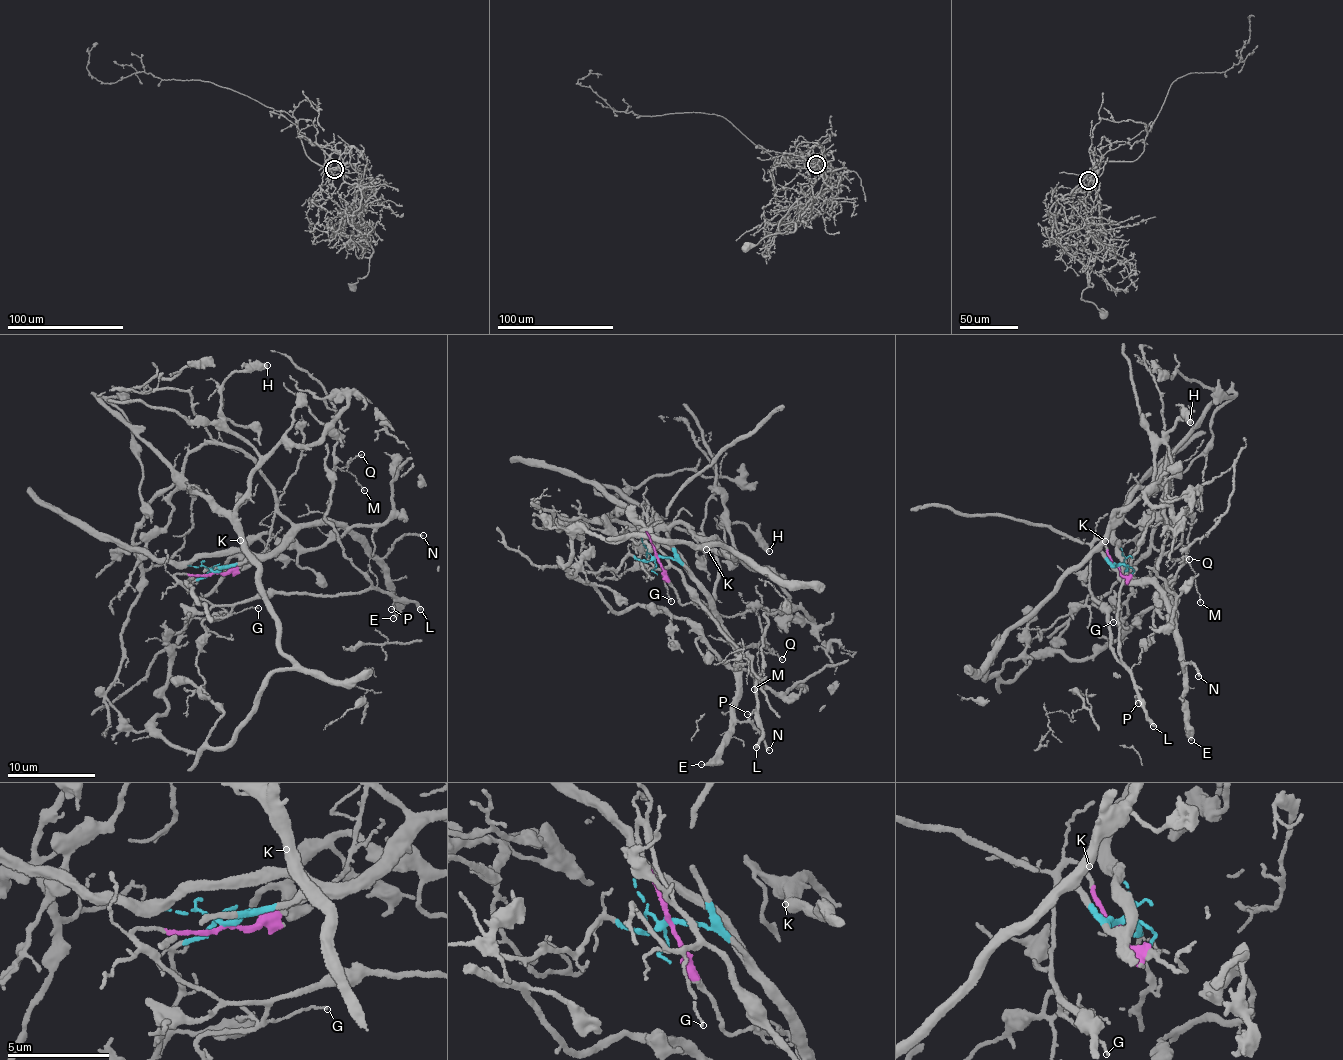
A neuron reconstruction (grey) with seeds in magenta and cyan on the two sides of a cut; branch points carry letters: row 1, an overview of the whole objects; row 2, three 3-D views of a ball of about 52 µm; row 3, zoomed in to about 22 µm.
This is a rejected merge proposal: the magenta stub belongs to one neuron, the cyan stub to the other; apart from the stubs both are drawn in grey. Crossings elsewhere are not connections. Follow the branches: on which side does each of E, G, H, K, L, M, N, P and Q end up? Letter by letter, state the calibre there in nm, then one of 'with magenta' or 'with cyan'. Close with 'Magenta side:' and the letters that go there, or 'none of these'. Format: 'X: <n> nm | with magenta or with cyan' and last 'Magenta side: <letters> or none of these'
E: 200 nm | with cyan
G: 100 nm | with magenta
H: 440 nm | with magenta
K: 460 nm | with magenta
L: 280 nm | with magenta
M: 100 nm | with cyan
N: 190 nm | with cyan
P: 110 nm | with magenta
Q: 100 nm | with cyan
Magenta side: G, H, K, L, P

